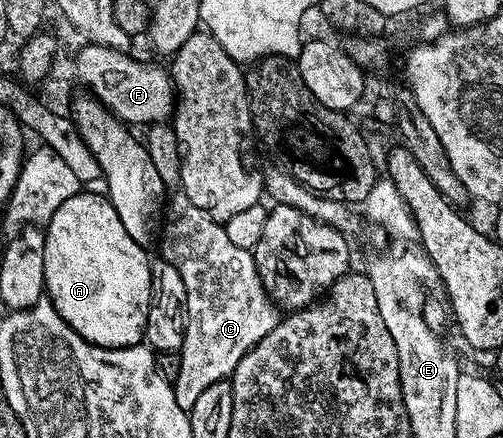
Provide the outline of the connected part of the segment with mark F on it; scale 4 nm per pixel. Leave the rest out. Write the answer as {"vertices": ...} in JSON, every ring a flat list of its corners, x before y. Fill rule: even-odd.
{"vertices":[[88,43,75,52,76,75,89,87,91,94,99,99,117,119,125,124,165,122,174,111,174,88,172,76,167,70,155,67,155,62,140,63,128,53,115,51]]}

